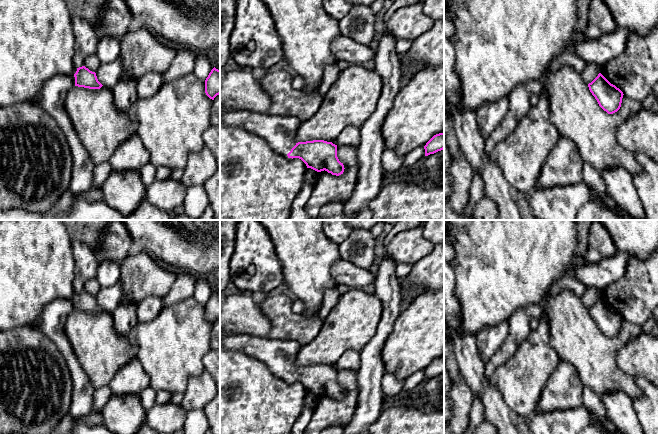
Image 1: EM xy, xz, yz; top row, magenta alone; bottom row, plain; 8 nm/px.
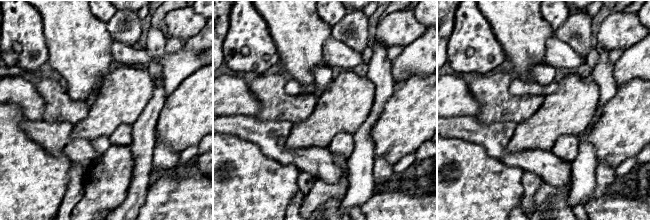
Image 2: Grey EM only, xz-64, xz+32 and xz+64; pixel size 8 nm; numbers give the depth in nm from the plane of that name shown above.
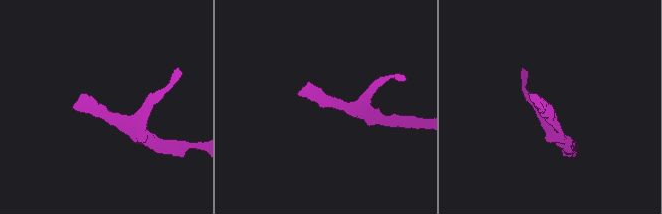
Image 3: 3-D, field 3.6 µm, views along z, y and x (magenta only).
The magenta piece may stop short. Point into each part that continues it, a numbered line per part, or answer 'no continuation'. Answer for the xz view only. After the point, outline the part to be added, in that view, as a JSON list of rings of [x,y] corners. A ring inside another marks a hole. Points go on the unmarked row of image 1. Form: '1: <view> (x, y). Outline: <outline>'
1: xz (279, 356). Outline: [[[231,335],[220,342],[227,350],[240,350],[245,354],[264,363],[278,378],[287,379],[296,369],[296,358],[302,346],[297,341],[278,341],[250,335]]]

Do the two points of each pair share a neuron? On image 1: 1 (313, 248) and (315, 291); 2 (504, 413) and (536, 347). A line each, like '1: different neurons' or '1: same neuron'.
1: same neuron
2: different neurons

